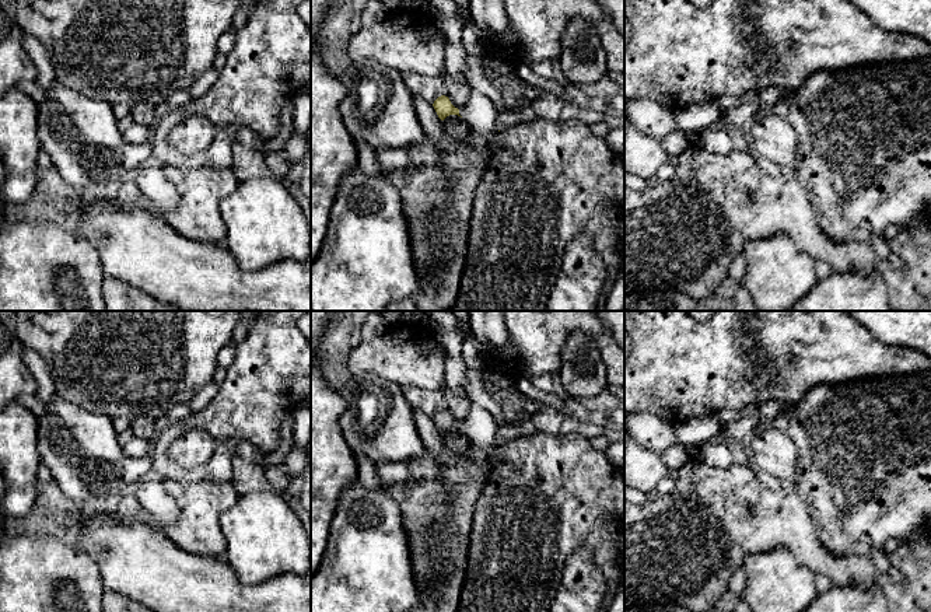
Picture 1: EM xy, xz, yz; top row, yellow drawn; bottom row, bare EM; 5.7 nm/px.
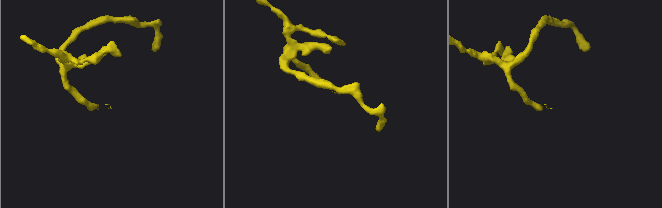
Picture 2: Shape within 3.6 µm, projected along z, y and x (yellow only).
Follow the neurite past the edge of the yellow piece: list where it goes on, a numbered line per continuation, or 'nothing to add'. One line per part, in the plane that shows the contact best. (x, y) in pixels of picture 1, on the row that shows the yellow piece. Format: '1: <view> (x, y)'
1: xz (479, 112)

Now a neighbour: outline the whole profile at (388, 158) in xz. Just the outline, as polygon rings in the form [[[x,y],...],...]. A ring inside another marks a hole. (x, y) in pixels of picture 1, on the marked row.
[[[382,148],[375,151],[377,162],[381,169],[403,169],[410,158],[406,150],[402,148]]]

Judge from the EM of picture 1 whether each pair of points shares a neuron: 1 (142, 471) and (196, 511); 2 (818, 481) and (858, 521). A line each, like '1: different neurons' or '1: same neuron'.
1: different neurons
2: same neuron

